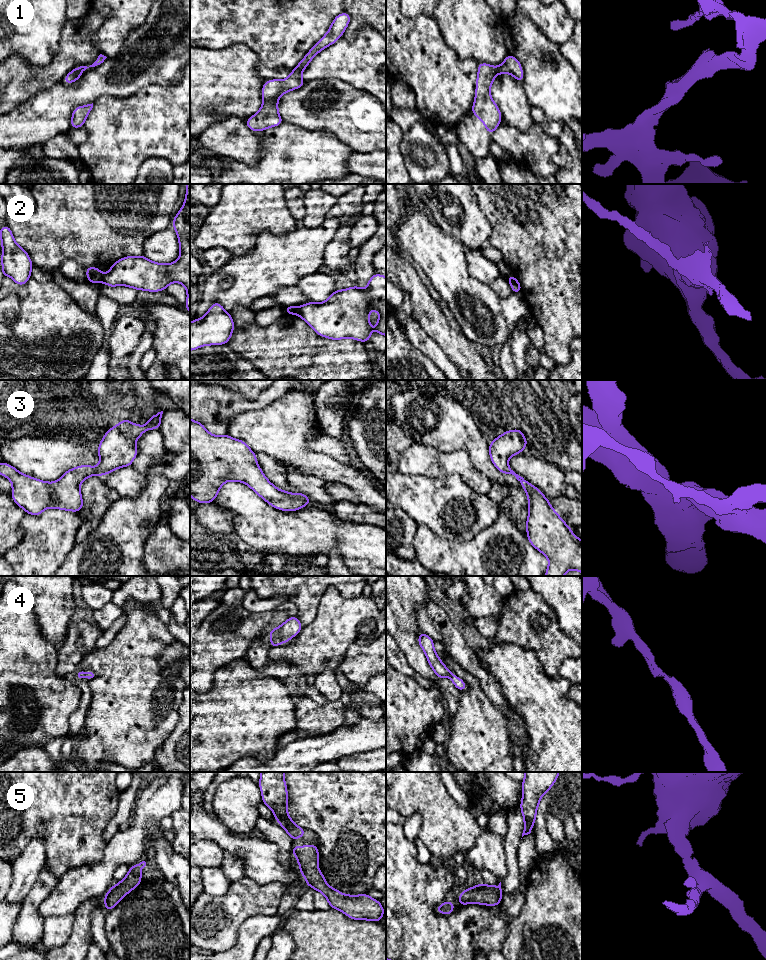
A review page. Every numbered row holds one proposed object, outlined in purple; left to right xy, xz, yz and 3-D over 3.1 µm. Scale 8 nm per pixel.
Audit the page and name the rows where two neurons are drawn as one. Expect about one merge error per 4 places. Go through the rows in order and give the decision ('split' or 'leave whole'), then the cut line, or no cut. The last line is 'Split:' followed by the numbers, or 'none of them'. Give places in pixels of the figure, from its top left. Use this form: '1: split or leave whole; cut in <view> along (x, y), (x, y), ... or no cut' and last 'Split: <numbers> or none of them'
1: leave whole; no cut
2: split; cut in xz along (299, 307), (297, 313)
3: leave whole; no cut
4: leave whole; no cut
5: leave whole; no cut
Split: 2

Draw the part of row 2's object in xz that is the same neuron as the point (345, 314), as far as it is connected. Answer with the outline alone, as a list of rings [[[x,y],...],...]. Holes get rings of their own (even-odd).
[[[375,273],[368,281],[366,289],[358,285],[344,290],[336,290],[325,302],[308,302],[299,307],[298,315],[322,337],[341,340],[351,338],[368,343],[372,334],[369,322],[369,312],[374,309],[379,312],[379,320],[375,331],[386,336],[386,277]]]

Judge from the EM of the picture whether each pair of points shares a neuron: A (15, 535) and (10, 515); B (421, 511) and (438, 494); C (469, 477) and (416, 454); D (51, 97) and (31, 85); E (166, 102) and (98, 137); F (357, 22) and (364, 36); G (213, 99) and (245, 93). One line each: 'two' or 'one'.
A: one
B: one
C: one
D: two
E: one
F: two
G: one

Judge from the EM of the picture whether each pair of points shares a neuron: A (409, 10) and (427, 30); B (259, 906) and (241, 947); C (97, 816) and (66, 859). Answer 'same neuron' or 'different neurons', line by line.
A: different neurons
B: different neurons
C: same neuron

